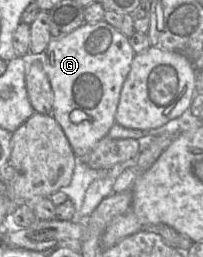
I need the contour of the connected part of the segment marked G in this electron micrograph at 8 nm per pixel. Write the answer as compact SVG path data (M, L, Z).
M105 20L85 23L58 39L51 39L46 49L44 70L50 81L54 101L52 117L63 129L75 155L84 157L105 137L115 122L115 114L123 83L130 71L135 52L128 37Z

